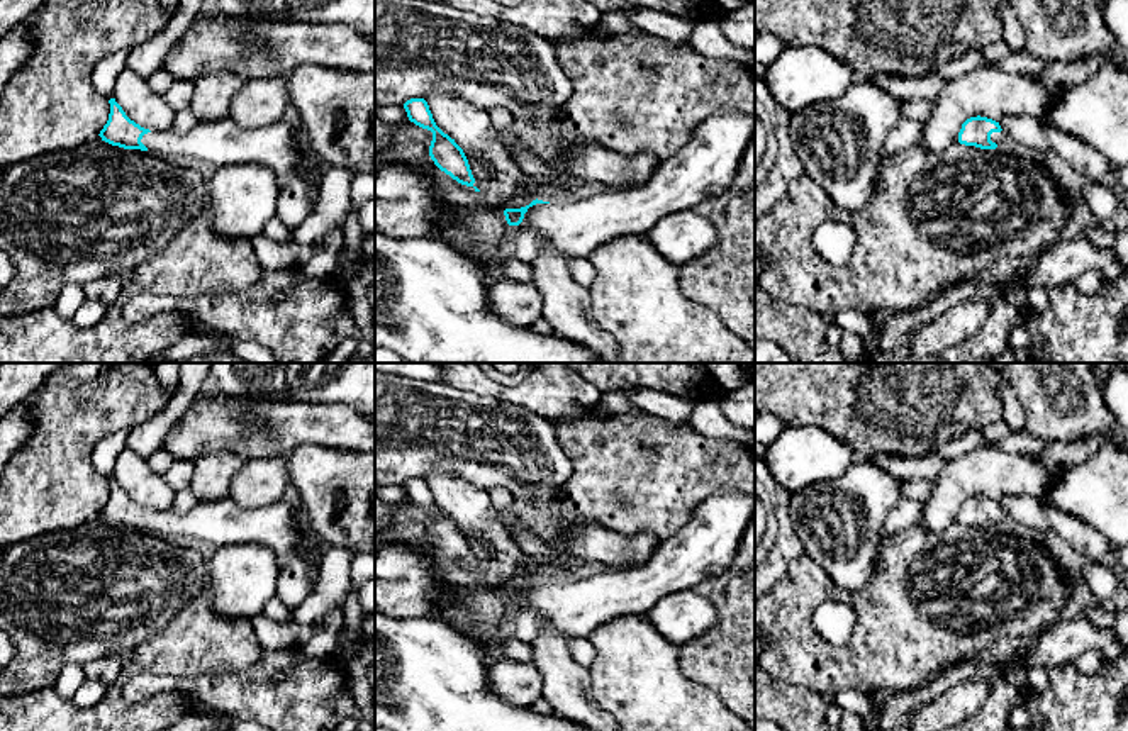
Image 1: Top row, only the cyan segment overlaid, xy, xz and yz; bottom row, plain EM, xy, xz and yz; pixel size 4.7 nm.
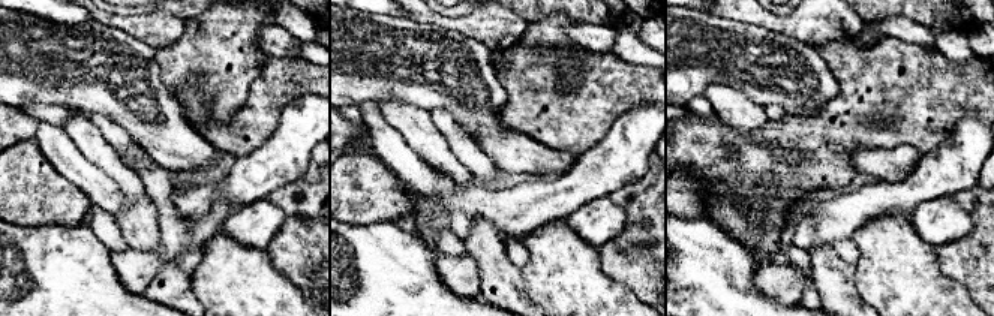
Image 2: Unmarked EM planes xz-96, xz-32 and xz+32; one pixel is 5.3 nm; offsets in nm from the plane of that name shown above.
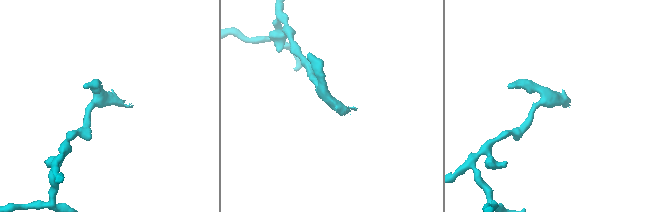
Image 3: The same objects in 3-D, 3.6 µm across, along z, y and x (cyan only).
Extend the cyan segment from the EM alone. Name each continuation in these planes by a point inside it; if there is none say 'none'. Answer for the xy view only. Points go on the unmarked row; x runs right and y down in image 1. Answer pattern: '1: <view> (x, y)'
1: xy (221, 523)

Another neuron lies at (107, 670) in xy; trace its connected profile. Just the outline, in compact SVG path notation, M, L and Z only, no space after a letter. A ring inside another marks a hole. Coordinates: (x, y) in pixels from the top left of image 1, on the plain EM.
M117 655L95 658L83 665L85 678L97 680L105 687L119 682L119 678L122 677L122 668L124 668L124 663Z

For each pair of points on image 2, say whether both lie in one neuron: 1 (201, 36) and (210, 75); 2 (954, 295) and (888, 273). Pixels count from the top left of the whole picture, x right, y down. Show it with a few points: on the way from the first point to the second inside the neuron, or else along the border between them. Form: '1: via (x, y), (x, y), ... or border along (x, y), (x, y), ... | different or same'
1: via (210, 45), (210, 66) | same
2: via (937, 295), (915, 295), (904, 285) | same

